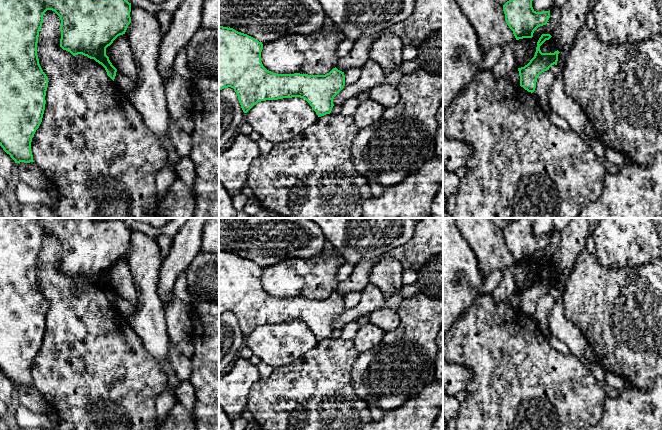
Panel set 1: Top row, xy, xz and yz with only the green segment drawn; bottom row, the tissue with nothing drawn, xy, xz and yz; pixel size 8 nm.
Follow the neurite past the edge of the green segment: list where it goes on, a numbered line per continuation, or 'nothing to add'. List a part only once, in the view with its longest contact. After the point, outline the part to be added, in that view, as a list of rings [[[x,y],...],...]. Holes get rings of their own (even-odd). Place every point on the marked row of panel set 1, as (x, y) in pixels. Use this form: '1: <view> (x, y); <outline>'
nothing to add

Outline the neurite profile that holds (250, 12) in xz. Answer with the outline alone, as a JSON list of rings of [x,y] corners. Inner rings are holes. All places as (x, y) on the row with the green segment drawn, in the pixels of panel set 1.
[[[219,0],[219,26],[247,34],[262,44],[288,35],[319,31],[327,15],[317,0]]]

